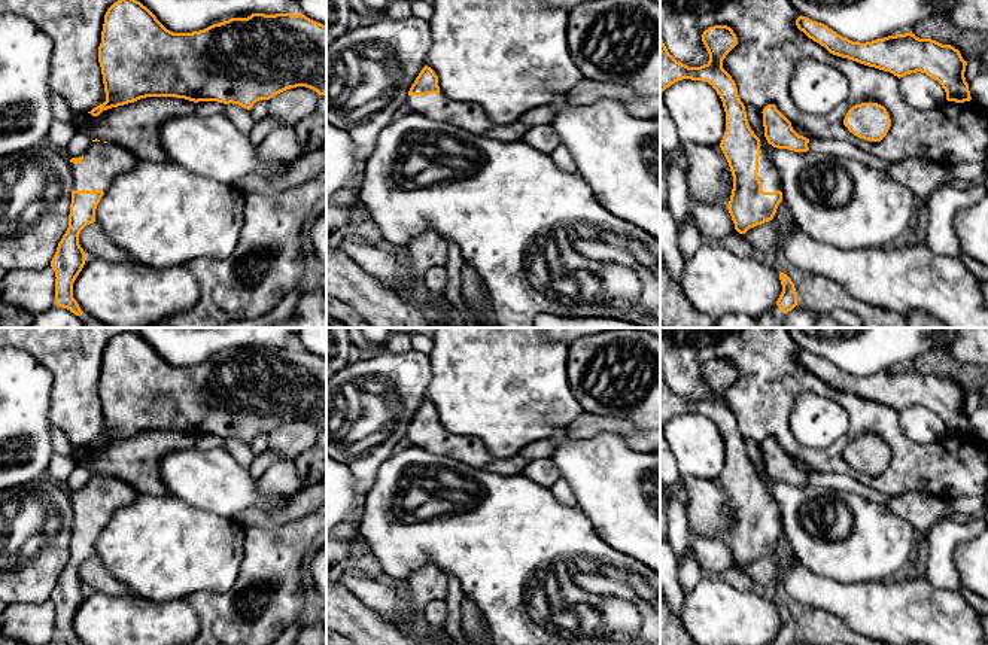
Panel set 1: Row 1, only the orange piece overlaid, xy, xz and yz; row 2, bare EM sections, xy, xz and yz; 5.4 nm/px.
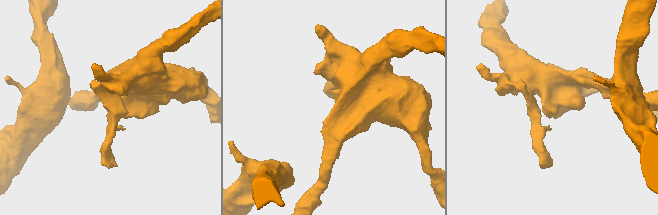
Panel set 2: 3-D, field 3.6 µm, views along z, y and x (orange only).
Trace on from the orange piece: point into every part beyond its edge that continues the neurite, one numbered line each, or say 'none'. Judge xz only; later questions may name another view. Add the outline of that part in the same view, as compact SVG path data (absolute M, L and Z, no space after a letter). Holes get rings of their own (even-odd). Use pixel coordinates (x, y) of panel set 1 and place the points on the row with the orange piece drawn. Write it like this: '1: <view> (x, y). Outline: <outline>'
1: xz (468, 116). Outline: M444 92L428 95L408 95L405 104L416 113L422 113L438 122L449 122L465 131L502 142L523 140L528 125L499 125L489 119L484 110L474 103L455 101Z

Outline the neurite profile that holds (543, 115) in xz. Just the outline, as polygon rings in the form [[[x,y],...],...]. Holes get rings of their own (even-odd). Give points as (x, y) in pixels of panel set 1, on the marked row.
[[[547,104],[547,106],[541,106],[532,112],[522,115],[519,122],[522,122],[528,127],[550,125],[554,115],[556,115],[556,109],[550,104]]]

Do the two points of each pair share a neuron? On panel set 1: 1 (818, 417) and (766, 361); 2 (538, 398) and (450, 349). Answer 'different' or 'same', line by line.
1: different
2: same

